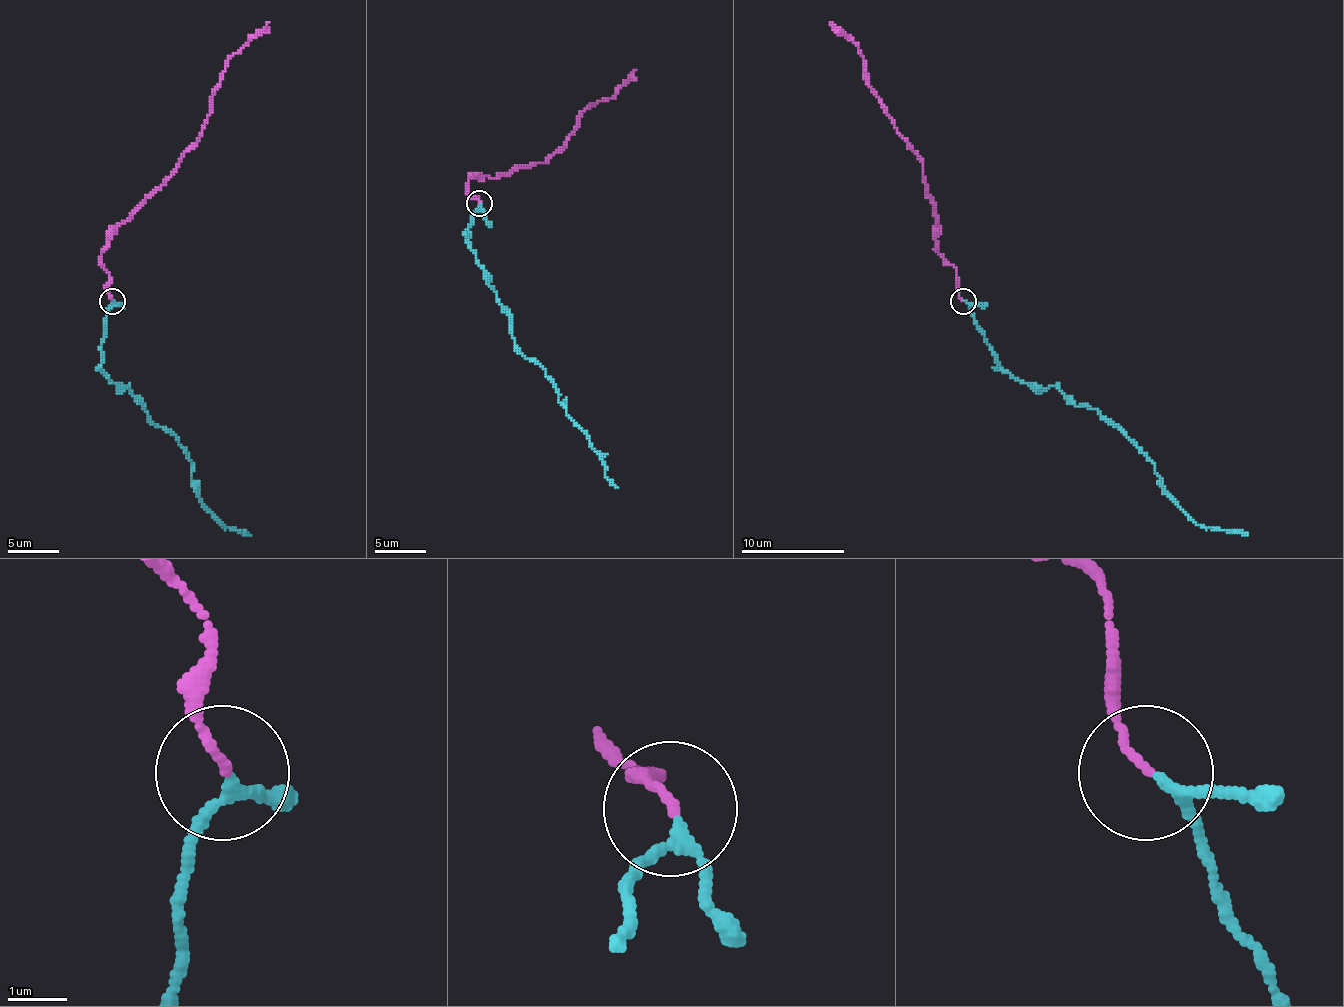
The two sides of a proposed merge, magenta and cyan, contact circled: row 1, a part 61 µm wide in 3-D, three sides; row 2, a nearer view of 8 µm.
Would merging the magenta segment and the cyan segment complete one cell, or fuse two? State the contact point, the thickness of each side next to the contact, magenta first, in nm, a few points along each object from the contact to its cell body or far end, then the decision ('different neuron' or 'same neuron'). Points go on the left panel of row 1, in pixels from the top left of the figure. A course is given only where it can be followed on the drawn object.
(112, 301) | 130/150 nm | magenta via (111, 300), (109, 272), (101, 264), (106, 239), (171, 174), (202, 130), (225, 63), (269, 22) | cyan via (114, 300), (101, 370), (119, 388), (129, 386), (148, 416), (176, 437), (199, 502), (251, 535) | same neuron

